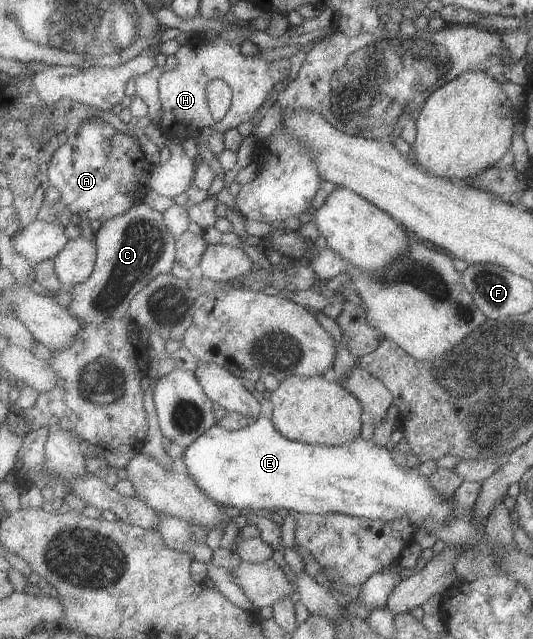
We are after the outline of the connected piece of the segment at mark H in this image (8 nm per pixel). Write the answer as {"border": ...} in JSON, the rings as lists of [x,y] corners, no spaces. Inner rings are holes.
{"border":[[[238,31],[219,34],[212,40],[201,39],[191,42],[183,39],[175,53],[178,65],[174,70],[164,70],[159,78],[159,97],[164,112],[161,132],[167,138],[182,140],[196,137],[206,126],[222,132],[237,128],[241,123],[252,119],[258,108],[266,101],[268,92],[277,82],[288,78],[290,58],[268,62],[260,55],[264,44],[261,40],[260,49],[255,56],[246,57],[242,54],[241,46],[250,35],[249,32]],[[214,78],[226,82],[233,92],[231,106],[217,126],[210,113],[206,95],[206,84]]]}

